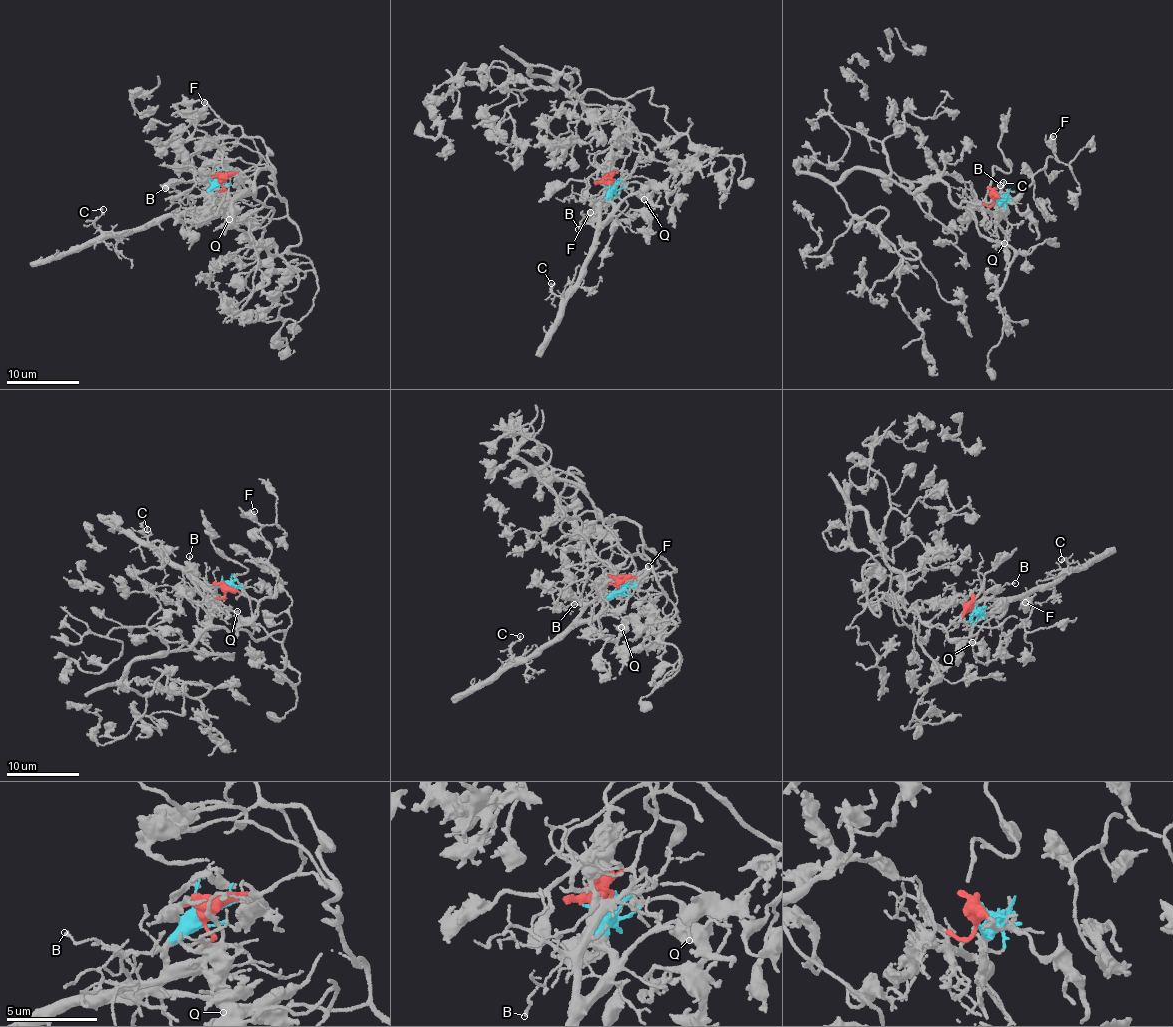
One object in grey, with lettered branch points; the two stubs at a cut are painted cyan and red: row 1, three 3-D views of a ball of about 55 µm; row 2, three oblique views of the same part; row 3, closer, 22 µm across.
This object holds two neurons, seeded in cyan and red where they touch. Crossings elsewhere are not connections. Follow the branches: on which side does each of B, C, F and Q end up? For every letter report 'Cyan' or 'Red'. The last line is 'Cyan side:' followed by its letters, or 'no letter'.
B: Cyan
C: Cyan
F: Red
Q: Red
Cyan side: B, C

